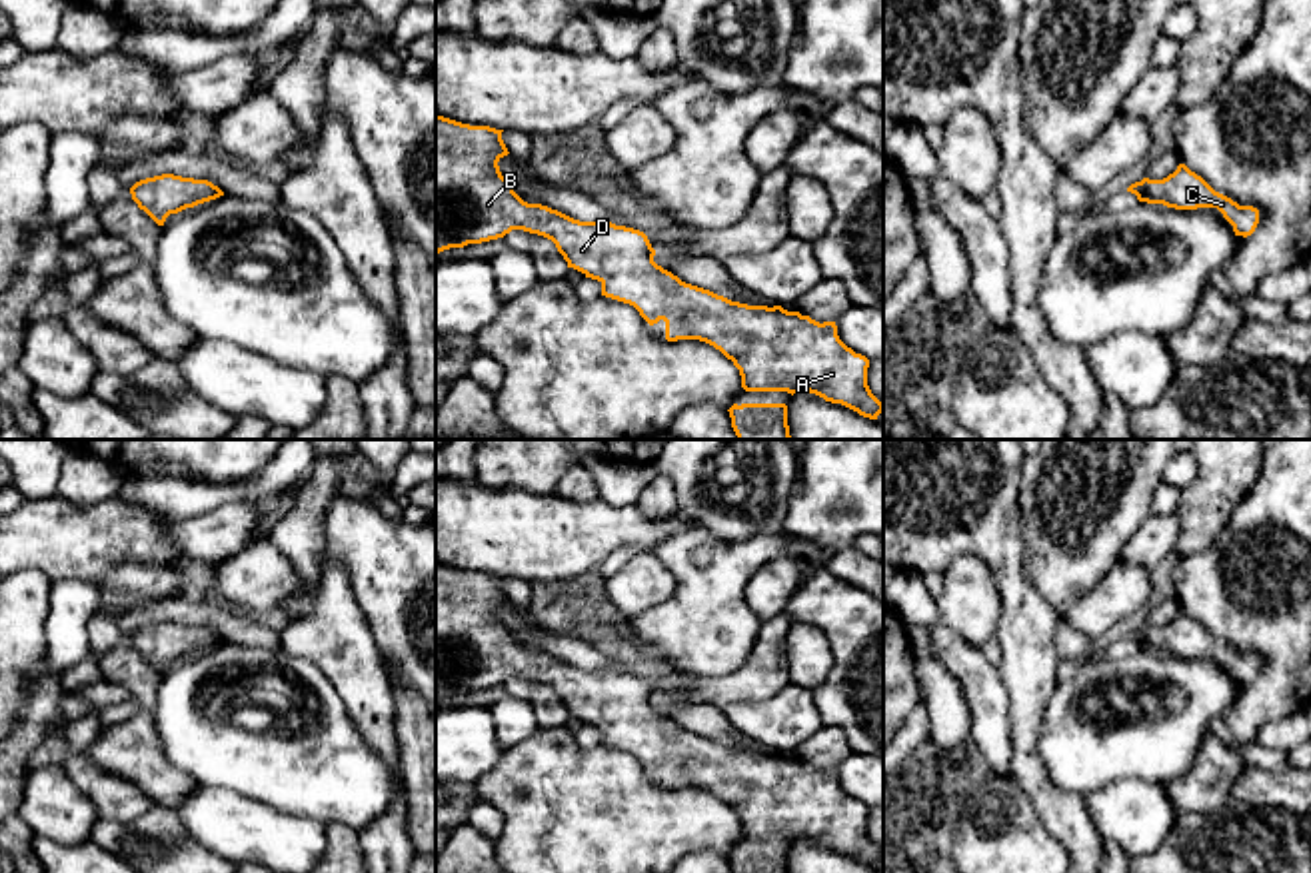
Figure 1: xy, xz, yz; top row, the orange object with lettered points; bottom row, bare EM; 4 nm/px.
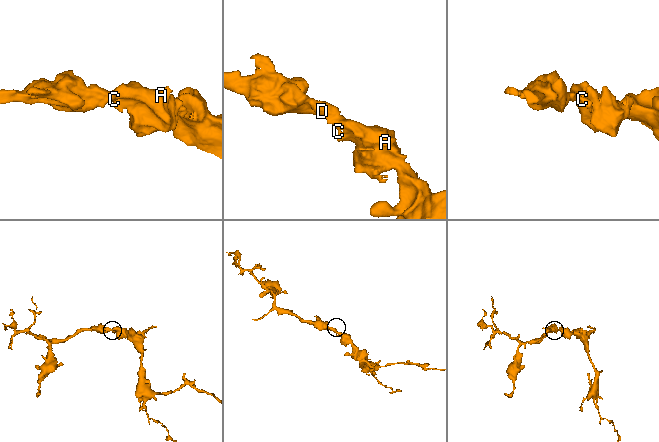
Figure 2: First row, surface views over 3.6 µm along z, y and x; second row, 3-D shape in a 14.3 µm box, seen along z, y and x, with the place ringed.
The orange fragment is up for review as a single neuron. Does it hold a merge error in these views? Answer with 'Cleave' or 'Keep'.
Keep

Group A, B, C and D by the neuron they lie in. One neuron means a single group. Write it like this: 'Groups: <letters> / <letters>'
Groups: A B C D

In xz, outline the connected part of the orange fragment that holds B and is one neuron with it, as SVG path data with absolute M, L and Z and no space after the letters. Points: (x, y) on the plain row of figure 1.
M436 561L436 701L450 695L498 687L512 677L544 683L556 691L568 715L602 731L602 743L634 753L650 773L663 767L667 789L699 787L719 797L739 817L741 835L745 839L787 839L791 843L809 839L869 867L877 867L883 859L883 851L867 833L869 807L855 801L839 787L835 769L819 771L809 763L787 759L781 753L767 755L731 749L709 737L685 731L657 713L654 709L656 697L640 677L616 673L612 669L580 669L548 653L524 649L498 613L498 609L510 601L502 587L502 579L504 577L470 573Z

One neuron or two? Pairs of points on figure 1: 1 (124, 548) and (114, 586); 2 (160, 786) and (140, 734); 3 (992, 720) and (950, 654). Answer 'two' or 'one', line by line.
1: two
2: one
3: one

